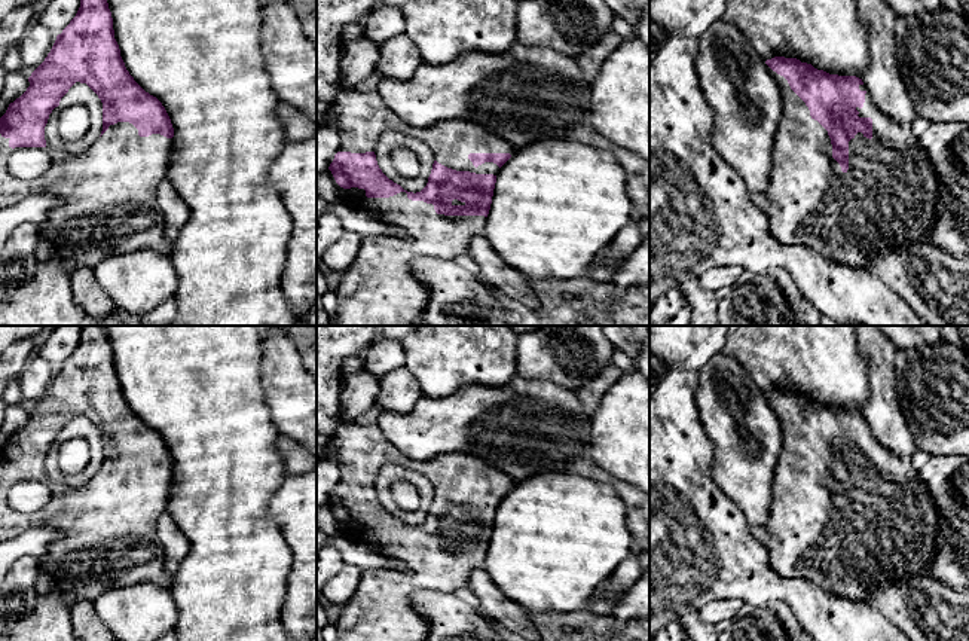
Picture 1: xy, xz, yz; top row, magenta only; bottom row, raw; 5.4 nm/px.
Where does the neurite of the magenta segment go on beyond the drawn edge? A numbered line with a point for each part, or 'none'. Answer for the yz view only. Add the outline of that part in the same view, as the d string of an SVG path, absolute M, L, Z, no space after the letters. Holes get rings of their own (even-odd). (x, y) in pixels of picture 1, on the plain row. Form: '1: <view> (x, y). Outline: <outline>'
1: yz (888, 531). Outline: M774 405L774 412L780 421L783 446L774 468L771 512L764 525L770 535L765 547L773 570L783 577L807 579L826 592L861 602L866 602L869 593L884 583L930 574L929 564L935 555L941 516L911 460L881 445L866 425L863 440L856 440L856 443L859 451L872 452L872 471L858 466L849 474L849 503L843 506L840 497L832 491L828 464L810 449L806 436L791 422L783 409Z

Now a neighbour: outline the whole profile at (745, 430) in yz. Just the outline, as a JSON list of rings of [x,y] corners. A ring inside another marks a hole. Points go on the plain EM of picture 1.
[[[722,352],[700,370],[697,385],[700,421],[713,445],[713,480],[746,516],[751,526],[768,522],[773,504],[774,468],[783,446],[783,434],[774,405],[751,379],[743,366]]]

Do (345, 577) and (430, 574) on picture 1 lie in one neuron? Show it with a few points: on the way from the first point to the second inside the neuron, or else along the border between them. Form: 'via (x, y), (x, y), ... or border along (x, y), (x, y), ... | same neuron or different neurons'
border along (363, 573), (354, 594), (342, 604) | different neurons

